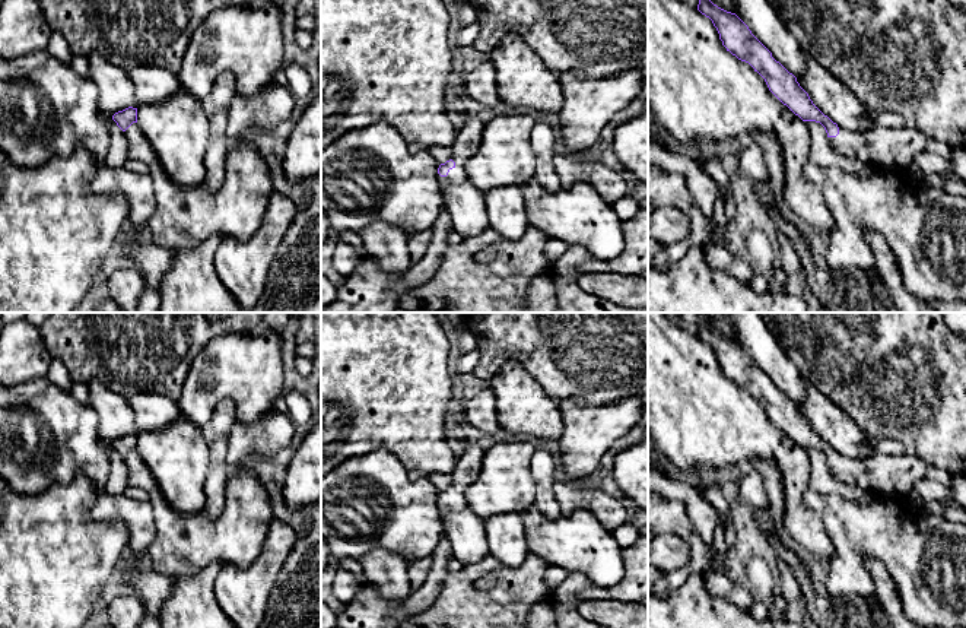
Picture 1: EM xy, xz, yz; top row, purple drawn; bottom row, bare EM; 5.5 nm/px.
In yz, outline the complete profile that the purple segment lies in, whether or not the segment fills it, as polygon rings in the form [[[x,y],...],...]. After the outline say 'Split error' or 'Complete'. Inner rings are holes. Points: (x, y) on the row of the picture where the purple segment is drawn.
[[[699,0],[698,10],[712,20],[727,51],[749,63],[784,105],[803,121],[816,121],[824,127],[829,145],[836,153],[905,172],[913,156],[928,149],[930,137],[913,129],[876,126],[868,131],[851,131],[838,126],[813,104],[797,77],[772,57],[735,13],[711,0]]]. Split error

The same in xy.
[[[128,107],[118,111],[112,120],[127,139],[128,159],[140,161],[149,168],[156,207],[146,235],[155,245],[175,253],[197,247],[212,235],[247,241],[258,231],[274,193],[273,171],[260,153],[261,143],[244,139],[231,148],[225,161],[225,180],[217,190],[207,188],[206,183],[182,187],[177,185],[159,164],[155,150],[137,124],[137,108]]]. Split error

